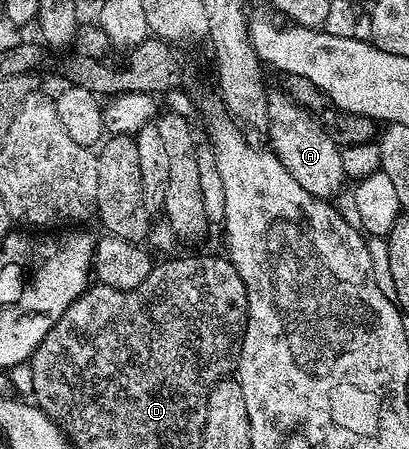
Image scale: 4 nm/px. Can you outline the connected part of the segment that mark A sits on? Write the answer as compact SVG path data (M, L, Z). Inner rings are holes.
M272 90L267 96L267 129L266 136L271 137L270 150L285 165L285 169L313 197L334 200L344 190L345 176L341 169L341 148L332 141L331 136L323 130L322 123L300 107L290 94L282 90ZM283 94L283 95L282 95ZM344 183L344 184L343 184Z

